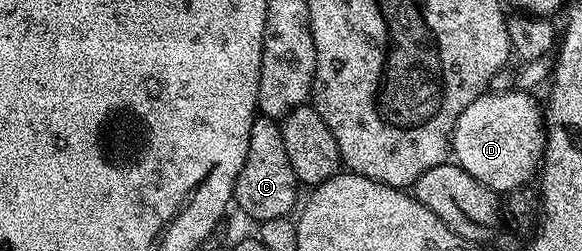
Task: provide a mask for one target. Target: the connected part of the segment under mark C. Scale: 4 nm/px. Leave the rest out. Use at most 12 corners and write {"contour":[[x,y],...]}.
{"contour":[[258,117],[233,201],[253,219],[294,214],[299,184],[281,124]]}

